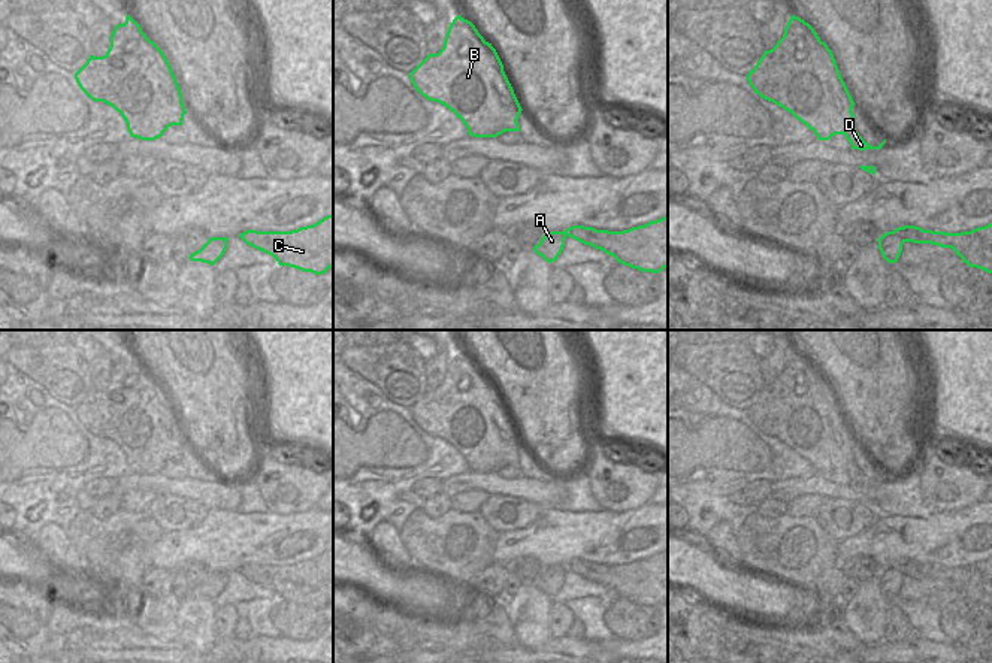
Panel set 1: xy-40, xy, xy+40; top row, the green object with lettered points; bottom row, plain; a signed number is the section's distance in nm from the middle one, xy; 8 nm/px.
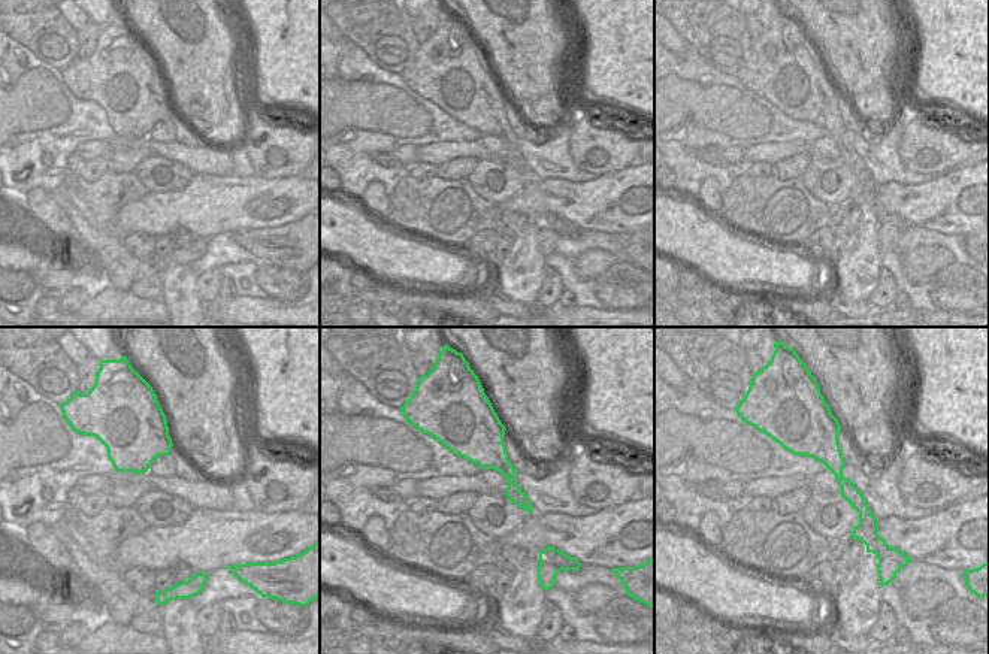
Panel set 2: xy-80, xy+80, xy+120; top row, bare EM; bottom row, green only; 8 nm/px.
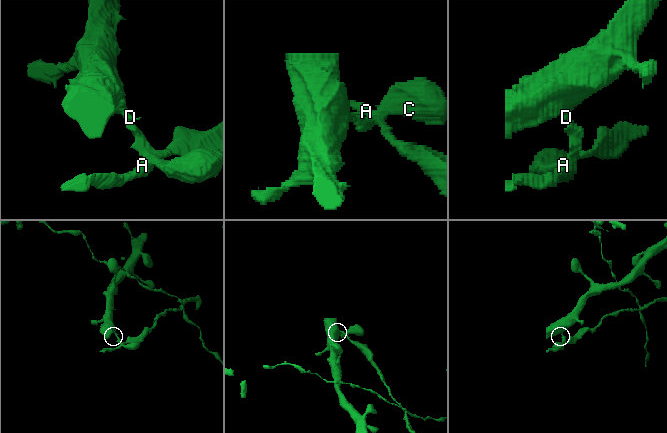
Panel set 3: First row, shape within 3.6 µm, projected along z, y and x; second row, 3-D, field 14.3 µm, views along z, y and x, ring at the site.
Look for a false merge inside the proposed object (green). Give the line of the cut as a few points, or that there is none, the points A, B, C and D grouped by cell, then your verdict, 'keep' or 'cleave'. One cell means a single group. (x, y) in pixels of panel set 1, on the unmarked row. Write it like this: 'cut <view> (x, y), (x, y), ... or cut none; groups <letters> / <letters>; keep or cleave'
cut xy+40 (888, 566), (898, 568), (904, 575); groups A / B C D; cleave

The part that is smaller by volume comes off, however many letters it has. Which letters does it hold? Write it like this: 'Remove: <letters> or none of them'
Remove: A

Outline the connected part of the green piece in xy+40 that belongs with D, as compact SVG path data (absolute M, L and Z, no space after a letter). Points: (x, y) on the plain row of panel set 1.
M795 349L790 351L783 372L772 384L763 387L745 412L756 429L790 446L813 464L819 475L844 469L852 484L861 485L881 484L886 476L884 473L878 481L871 481L859 470L852 446L855 436L840 409L832 385L808 357Z

